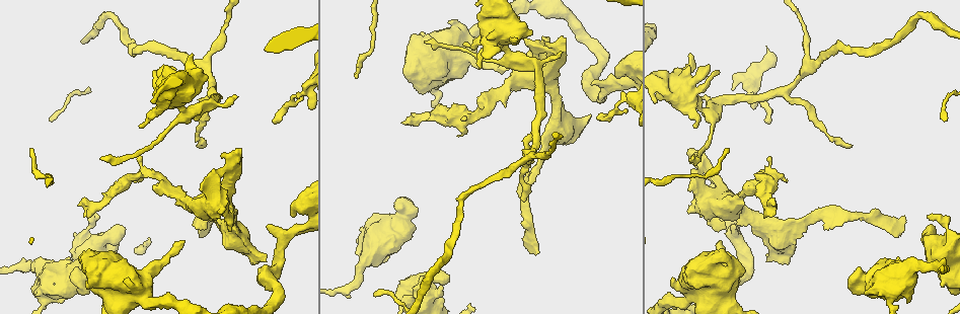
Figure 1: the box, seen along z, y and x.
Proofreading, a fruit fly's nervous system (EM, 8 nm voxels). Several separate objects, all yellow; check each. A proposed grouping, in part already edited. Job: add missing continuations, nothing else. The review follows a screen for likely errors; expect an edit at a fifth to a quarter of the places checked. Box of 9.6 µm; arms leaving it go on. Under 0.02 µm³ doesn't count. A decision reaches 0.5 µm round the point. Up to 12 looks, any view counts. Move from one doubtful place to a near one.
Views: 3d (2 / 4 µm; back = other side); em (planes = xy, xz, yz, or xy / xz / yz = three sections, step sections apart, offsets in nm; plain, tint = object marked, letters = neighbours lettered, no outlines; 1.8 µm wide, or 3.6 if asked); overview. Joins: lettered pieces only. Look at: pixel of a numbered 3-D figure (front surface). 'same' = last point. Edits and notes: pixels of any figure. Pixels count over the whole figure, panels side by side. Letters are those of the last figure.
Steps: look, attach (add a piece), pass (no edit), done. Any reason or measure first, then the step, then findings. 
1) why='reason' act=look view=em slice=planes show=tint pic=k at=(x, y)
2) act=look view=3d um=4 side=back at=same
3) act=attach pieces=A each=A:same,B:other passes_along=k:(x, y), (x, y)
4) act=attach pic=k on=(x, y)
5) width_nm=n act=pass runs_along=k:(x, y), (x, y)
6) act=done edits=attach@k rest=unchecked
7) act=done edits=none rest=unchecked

why='sharp bend' act=look view=em slice=xy step=8 show=tint pic=1 at=(481, 115)

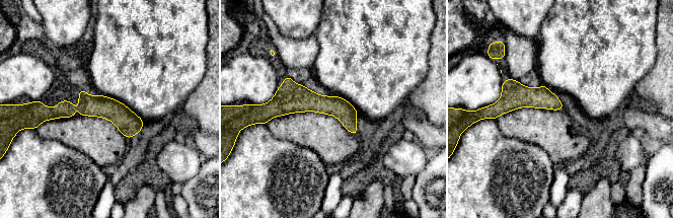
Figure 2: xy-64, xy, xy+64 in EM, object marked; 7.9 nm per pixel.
act=look view=em slice=planes show=letters at=same

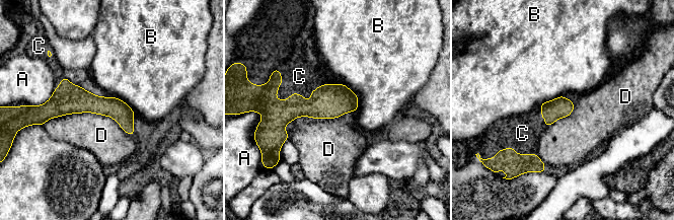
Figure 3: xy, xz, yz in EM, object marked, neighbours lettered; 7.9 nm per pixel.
act=attach pieces=C each=A:other,B:other,C:same,D:other passes_along=3:(329, 100), (311, 97), (299, 76) found='it goes on there'

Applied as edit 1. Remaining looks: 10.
why='abrupt turn' act=look view=em um=3.6 slice=planes show=letters pic=1 at=(871, 294)

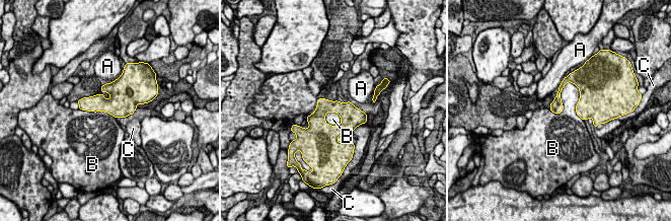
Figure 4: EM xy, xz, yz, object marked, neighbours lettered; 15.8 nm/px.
act=pass each=A:other,B:other,C:other found='none of them fits'

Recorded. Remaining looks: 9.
why='an open end' act=look view=em um=3.6 slice=planes show=tint pic=1 at=(773, 206)

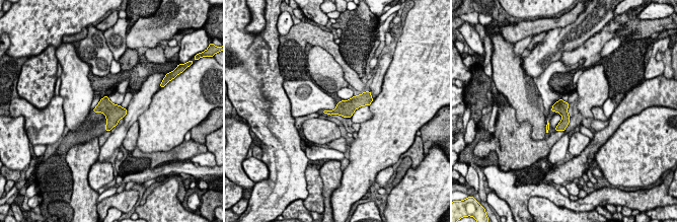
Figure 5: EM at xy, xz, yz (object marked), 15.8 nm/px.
act=look view=em um=3.6 slice=planes show=letters at=same

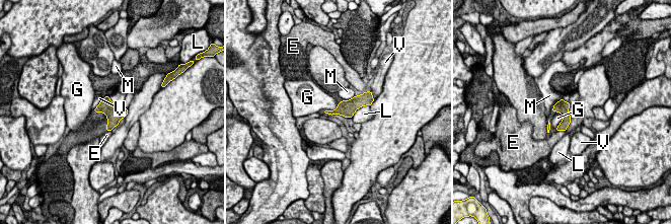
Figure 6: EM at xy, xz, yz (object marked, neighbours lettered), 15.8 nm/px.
act=pass each=E:other,G:other,L:other,M:other,V:other border=6:(558, 112), (563, 120), (555, 130) found='none of them fits'

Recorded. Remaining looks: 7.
why='branch stops here' act=look view=em um=3.6 slice=planes show=tint pic=1 at=(541, 36)

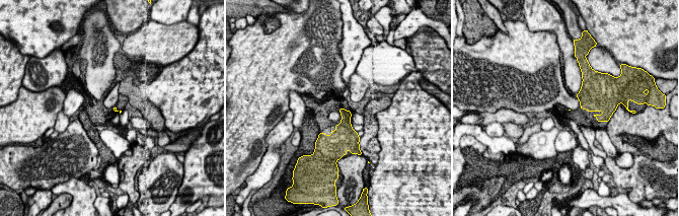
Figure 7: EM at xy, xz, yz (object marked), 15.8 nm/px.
why='what lies round it' act=look view=em um=3.6 slice=planes show=letters at=same

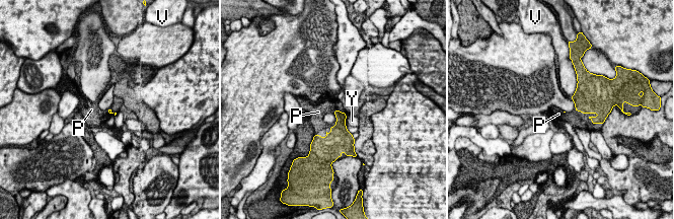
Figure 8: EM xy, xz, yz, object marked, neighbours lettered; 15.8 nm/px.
act=attach pieces=P each=P:same,V:other,Y:other found='the neuron continues'

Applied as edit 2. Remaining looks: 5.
act=look view=overview

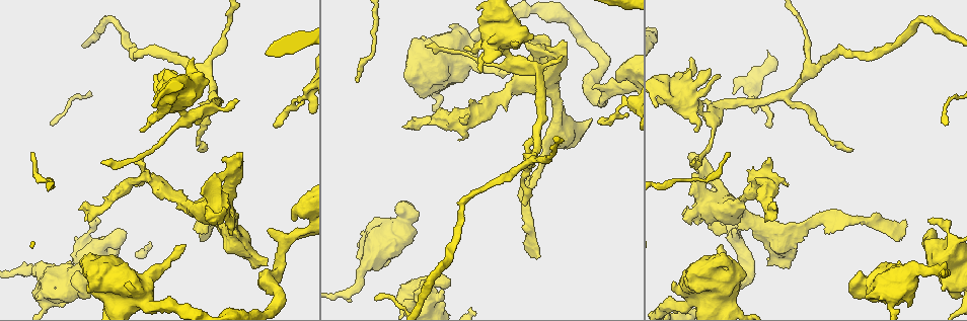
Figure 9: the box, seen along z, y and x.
why='free end' act=look view=3d um=2 pic=9 at=(240, 155)

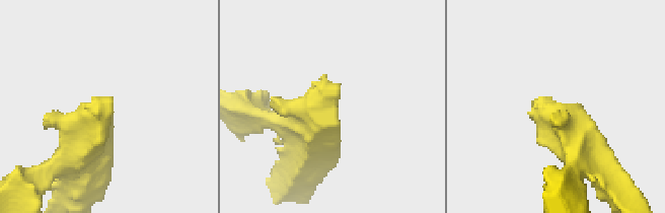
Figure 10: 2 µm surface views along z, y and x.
why='now the EM' act=look view=em slice=xz step=4 show=letters pic=10 at=(111, 104)

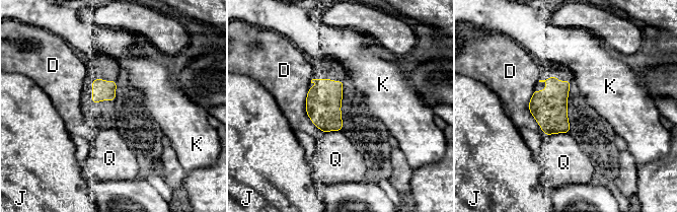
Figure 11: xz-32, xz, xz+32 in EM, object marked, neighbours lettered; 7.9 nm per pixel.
act=pass each=D:other,J:other,K:other,Q:other border=11:(568, 132), (556, 132), (547, 135) found='no lettered piece goes on from it'

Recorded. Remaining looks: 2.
act=done edits=attach@3,attach@8 rest=unchecked

